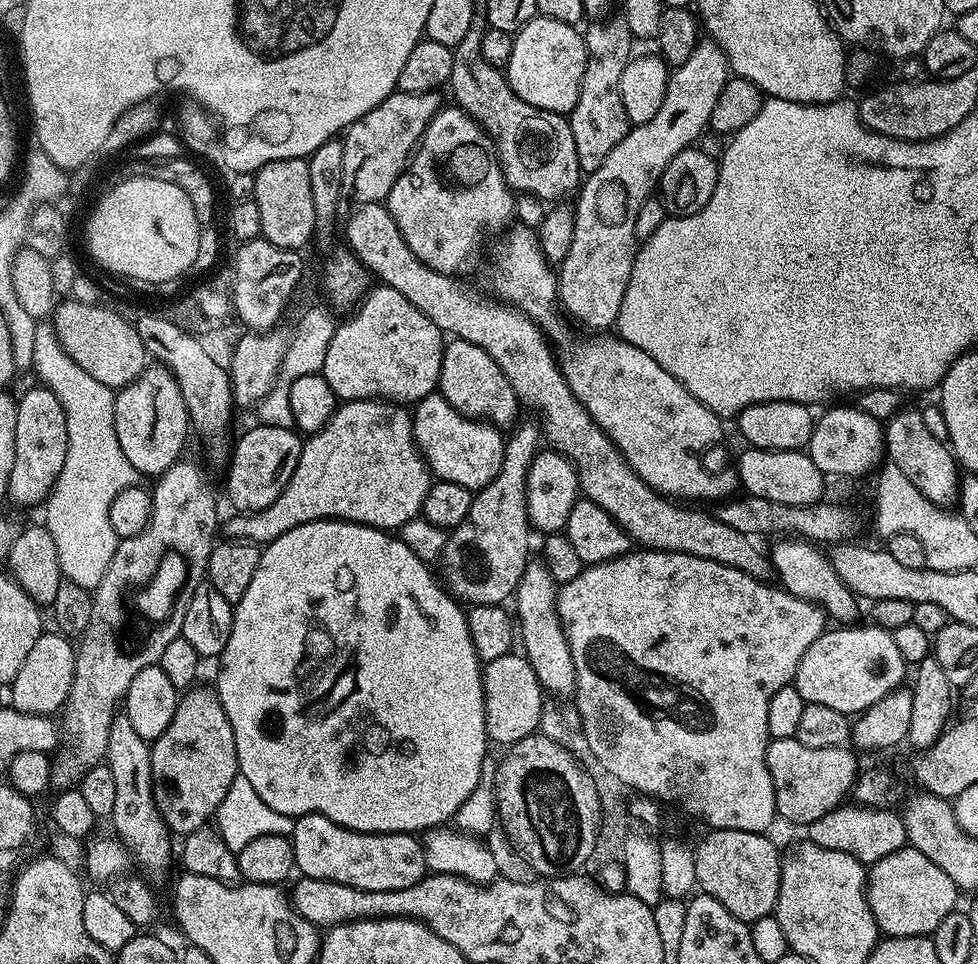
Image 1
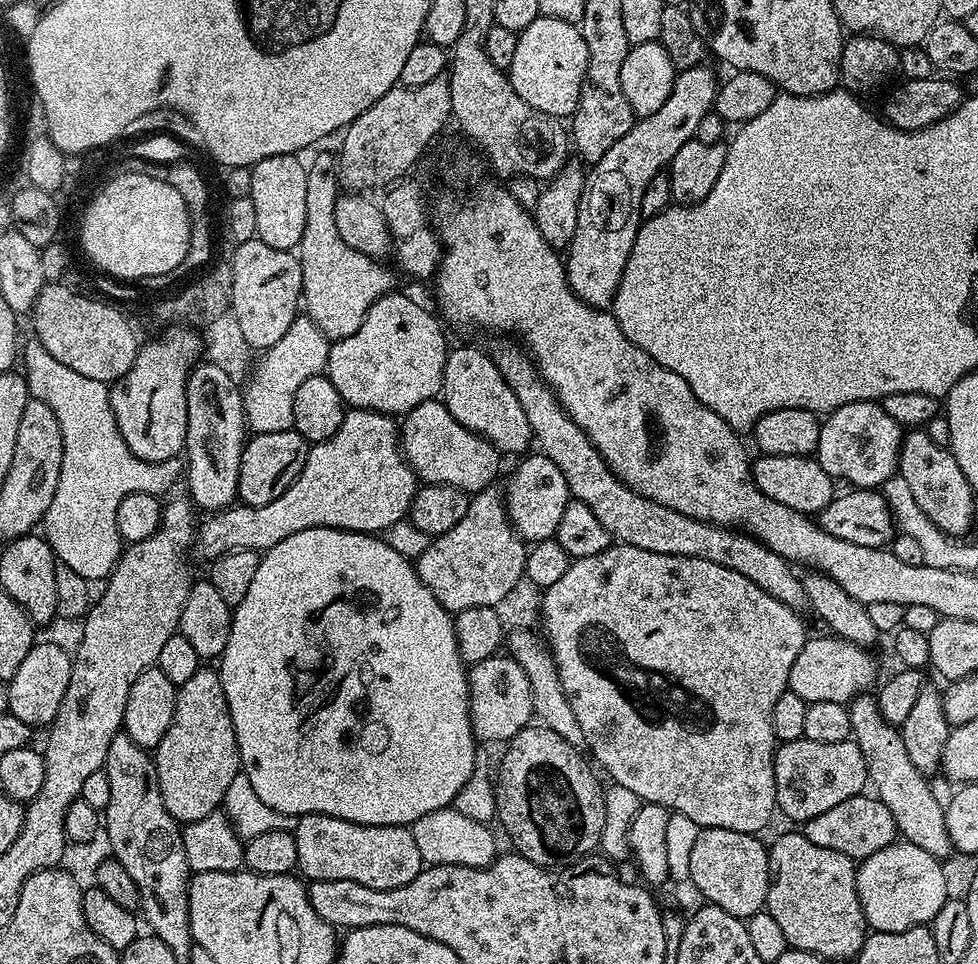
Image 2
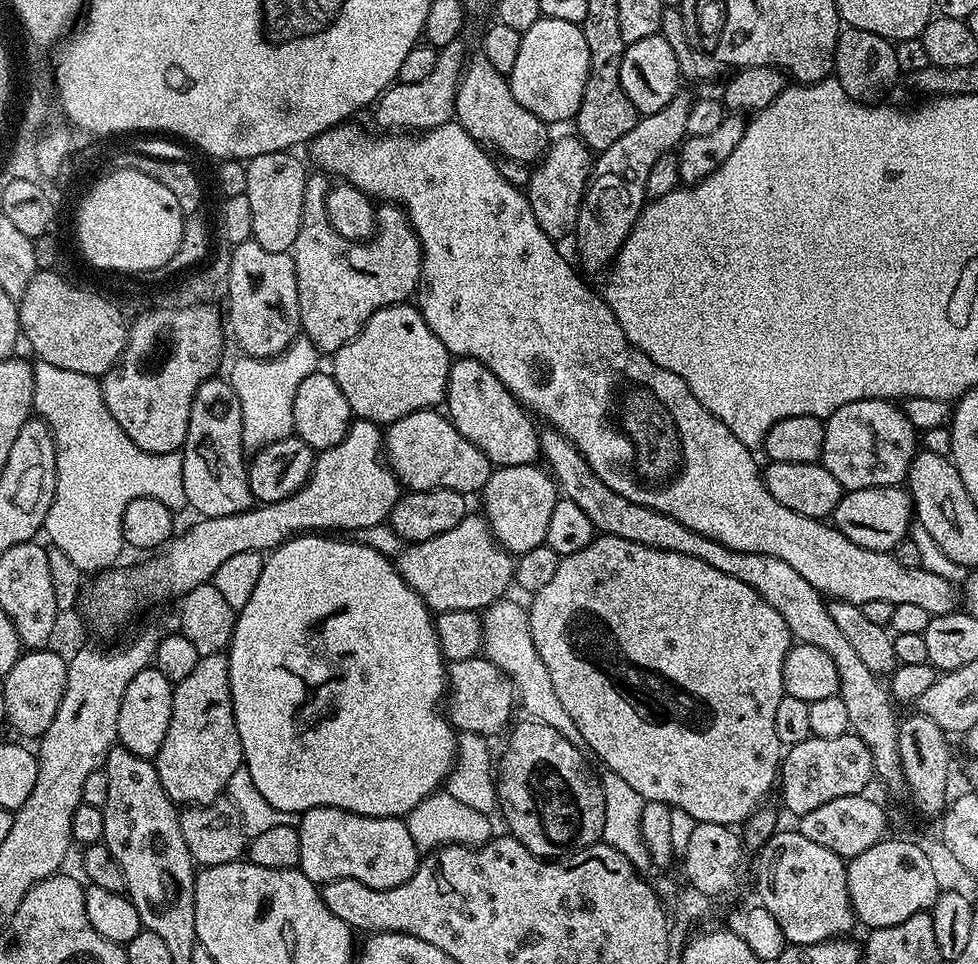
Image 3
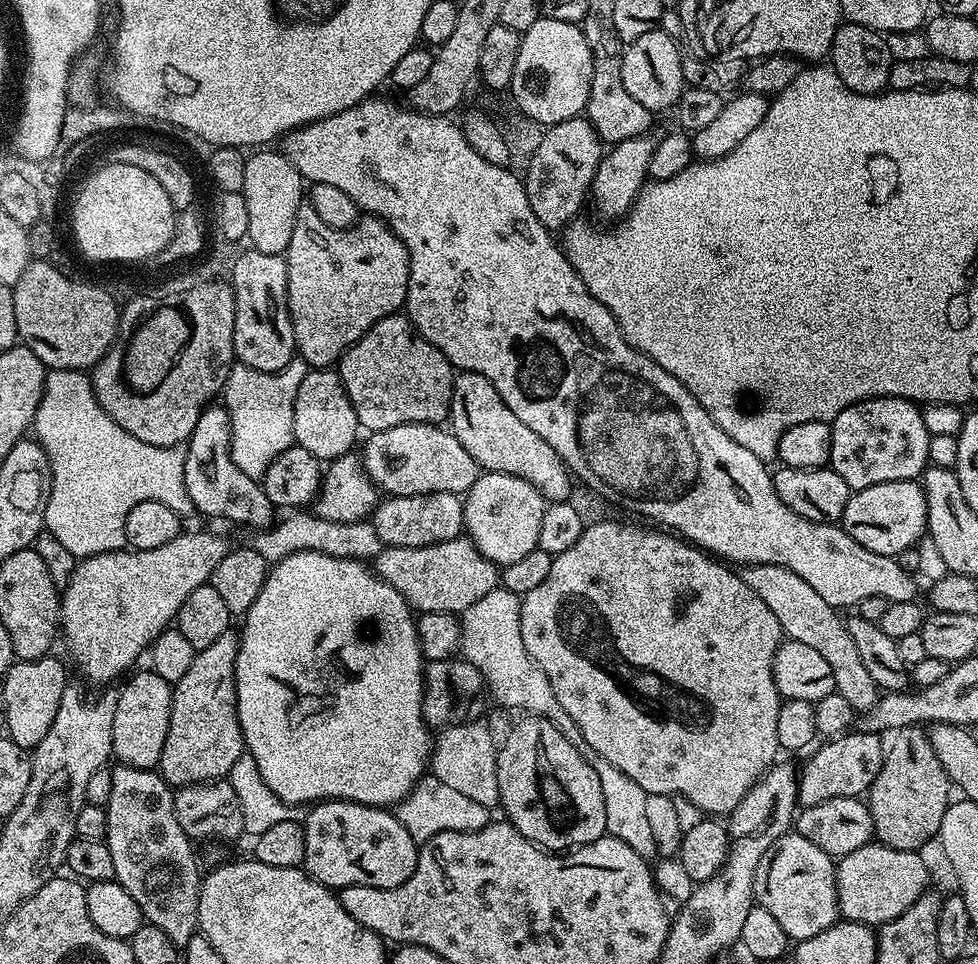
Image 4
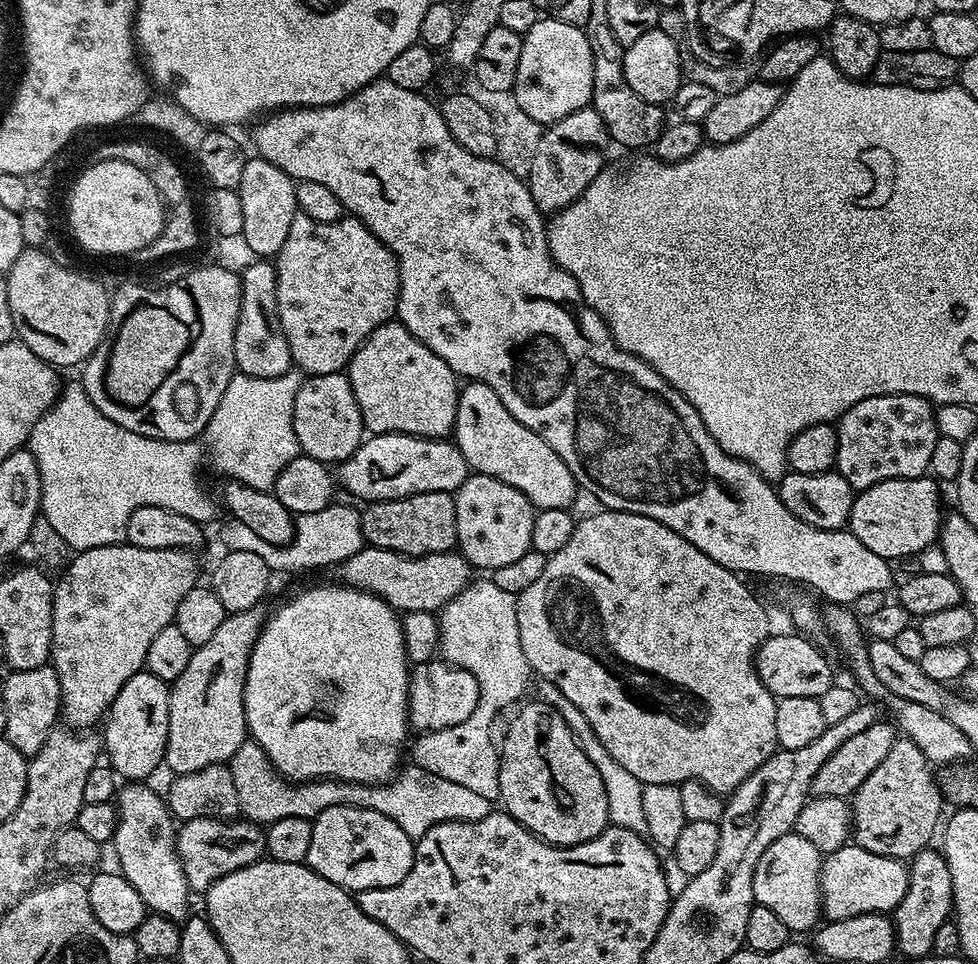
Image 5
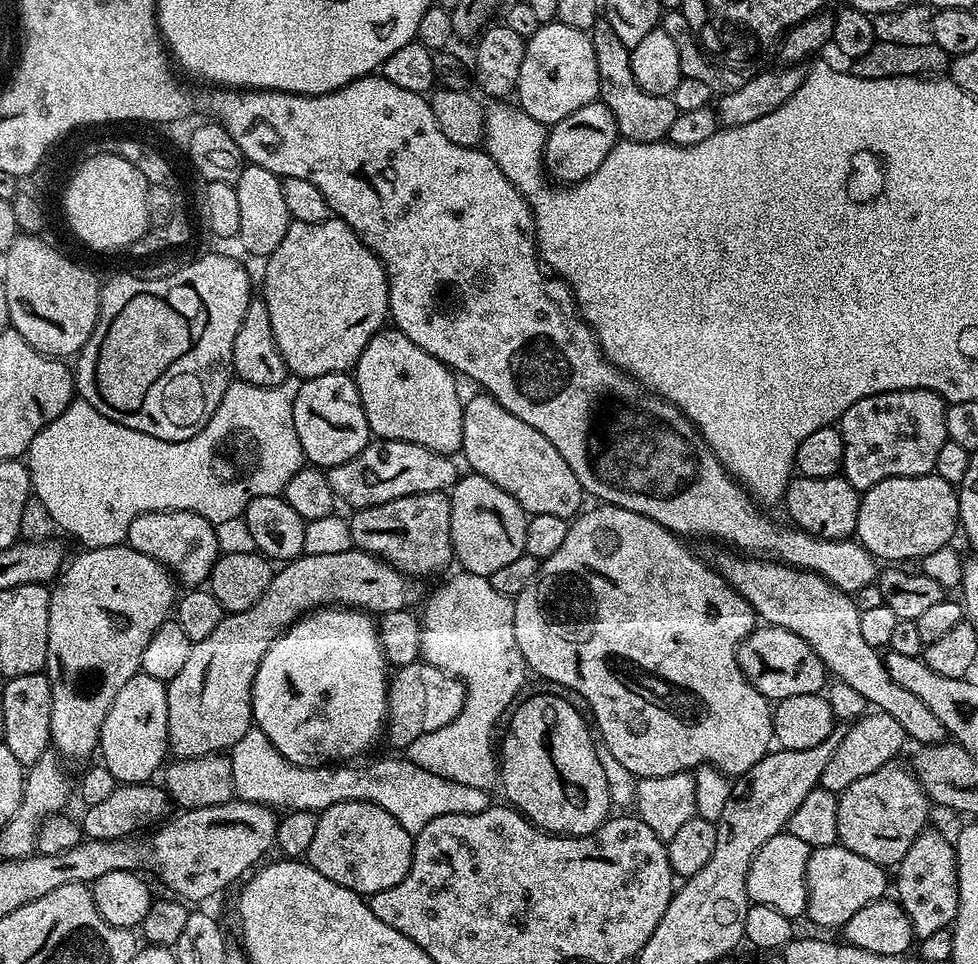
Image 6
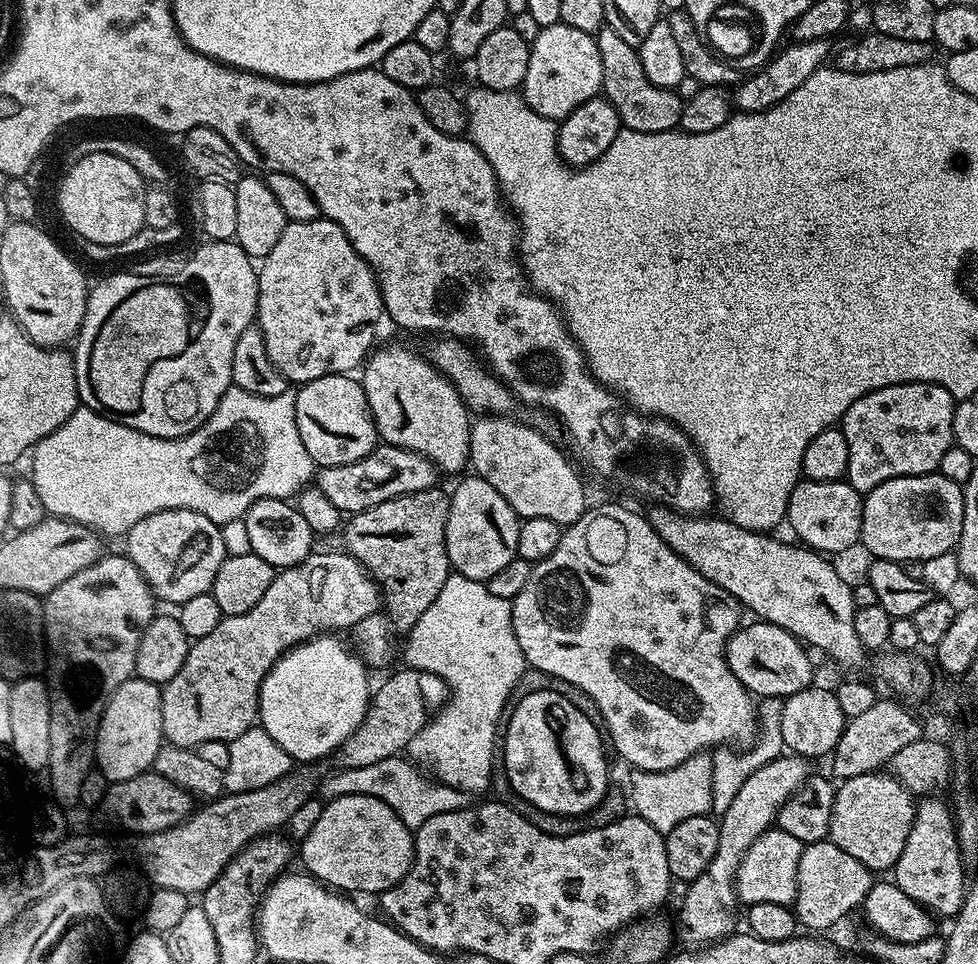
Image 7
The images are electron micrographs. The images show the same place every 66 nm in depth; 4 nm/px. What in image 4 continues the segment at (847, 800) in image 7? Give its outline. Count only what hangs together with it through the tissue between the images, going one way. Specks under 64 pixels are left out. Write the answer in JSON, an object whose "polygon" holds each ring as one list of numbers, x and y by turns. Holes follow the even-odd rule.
{"polygon":[[923,727,901,728,891,740,884,754,882,770,868,787,866,803,872,815,875,839,894,850,914,852,923,849,927,840,935,841,939,837,950,803,950,781]]}

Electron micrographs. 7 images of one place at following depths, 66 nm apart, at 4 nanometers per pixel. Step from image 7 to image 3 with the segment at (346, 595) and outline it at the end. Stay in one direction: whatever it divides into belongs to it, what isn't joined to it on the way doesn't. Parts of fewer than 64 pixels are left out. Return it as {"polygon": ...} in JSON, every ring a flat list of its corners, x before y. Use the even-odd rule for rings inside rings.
{"polygon":[[469,514,446,534,429,540,409,543,394,563,402,578,433,613,470,611,479,613,514,584,514,560,507,550,492,537,488,521,480,514],[227,655,202,656,198,666,172,690,170,730,154,757,163,790,177,806,209,804,221,799,234,770,242,767,244,751,232,713]]}

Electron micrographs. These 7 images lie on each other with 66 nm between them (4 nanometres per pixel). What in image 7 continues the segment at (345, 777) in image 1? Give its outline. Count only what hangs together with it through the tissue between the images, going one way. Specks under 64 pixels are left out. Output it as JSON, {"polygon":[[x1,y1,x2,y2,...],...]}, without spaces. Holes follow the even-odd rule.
{"polygon":[[325,634,316,636,313,640,306,640,296,648,291,648,273,666,268,677,264,680,264,684,260,687,259,723,292,756,293,761,316,762,312,760,320,760,323,756,331,757,337,748,341,748,351,738,354,730,358,730,358,726,363,722,364,716,368,712,370,703,370,688,368,692,369,669,355,651,348,652,347,646,340,639,339,635],[292,672,296,676,301,676,304,680,312,680,315,676,337,676,338,679,344,680,344,696,332,696,332,688,328,684,321,686,320,696,307,696,307,686,299,684,292,677]]}

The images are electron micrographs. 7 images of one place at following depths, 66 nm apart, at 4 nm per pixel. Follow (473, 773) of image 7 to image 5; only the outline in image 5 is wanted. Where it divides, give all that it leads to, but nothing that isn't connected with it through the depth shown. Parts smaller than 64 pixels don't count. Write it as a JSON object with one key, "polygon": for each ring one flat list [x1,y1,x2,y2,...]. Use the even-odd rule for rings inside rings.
{"polygon":[[491,578,478,580,469,583,438,613,439,655,447,663,474,674,480,691,478,706,474,706,474,714,458,726,417,735,416,745,410,748,410,760,422,770,466,786,481,797,496,802,500,798,500,753,497,741,496,744,492,741,492,723,503,708,510,707,515,700,525,699,530,669,520,645,516,597,494,586]]}

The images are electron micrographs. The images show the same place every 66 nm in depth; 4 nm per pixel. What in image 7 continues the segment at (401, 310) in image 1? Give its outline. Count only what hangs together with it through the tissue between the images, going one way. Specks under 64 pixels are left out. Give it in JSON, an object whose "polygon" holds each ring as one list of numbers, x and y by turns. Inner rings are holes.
{"polygon":[[388,344,385,348,377,347,362,365,362,383,366,402,370,406,370,414,376,423,376,435,385,444,393,444,411,452,422,454,431,464,435,464,441,473,463,473,469,467,470,461,470,430,472,420,470,409,458,390,444,375,439,372,431,360,411,352,404,344]]}

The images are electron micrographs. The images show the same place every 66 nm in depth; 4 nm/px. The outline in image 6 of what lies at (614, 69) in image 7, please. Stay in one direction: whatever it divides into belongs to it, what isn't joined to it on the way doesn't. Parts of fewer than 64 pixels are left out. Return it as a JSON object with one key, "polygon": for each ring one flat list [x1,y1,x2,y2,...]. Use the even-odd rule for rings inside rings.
{"polygon":[[597,20,590,35,594,46,594,58,598,62,599,99,608,107,610,114,614,114,617,133,623,139,639,144,663,141,670,126,674,126,674,118,678,111,675,99,672,96,655,96,638,86,634,78,630,50,620,41,618,34,614,34,607,20]]}

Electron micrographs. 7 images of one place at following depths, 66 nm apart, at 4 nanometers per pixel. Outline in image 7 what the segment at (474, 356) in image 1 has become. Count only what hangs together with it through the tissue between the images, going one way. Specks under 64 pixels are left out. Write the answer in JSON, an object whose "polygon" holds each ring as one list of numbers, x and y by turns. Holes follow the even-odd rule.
{"polygon":[[484,414,472,420,470,430,470,468,475,475,482,477,510,506,516,511,517,516,524,520,530,518,550,518,550,522,567,526,578,522,582,514,589,507,590,501,584,493,584,484,576,473,577,465,564,457,564,452,556,444,551,444,542,433,528,424,519,424,508,414]]}

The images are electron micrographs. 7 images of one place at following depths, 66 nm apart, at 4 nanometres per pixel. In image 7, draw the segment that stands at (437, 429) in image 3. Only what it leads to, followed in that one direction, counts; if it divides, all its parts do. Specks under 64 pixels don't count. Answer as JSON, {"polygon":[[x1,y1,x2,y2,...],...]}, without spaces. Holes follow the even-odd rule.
{"polygon":[[381,443,366,458,342,466,320,468,314,484,338,506,342,514,361,512,378,502,386,502,395,496,421,492,427,488,437,487,438,469,422,454,399,448,393,444]]}

